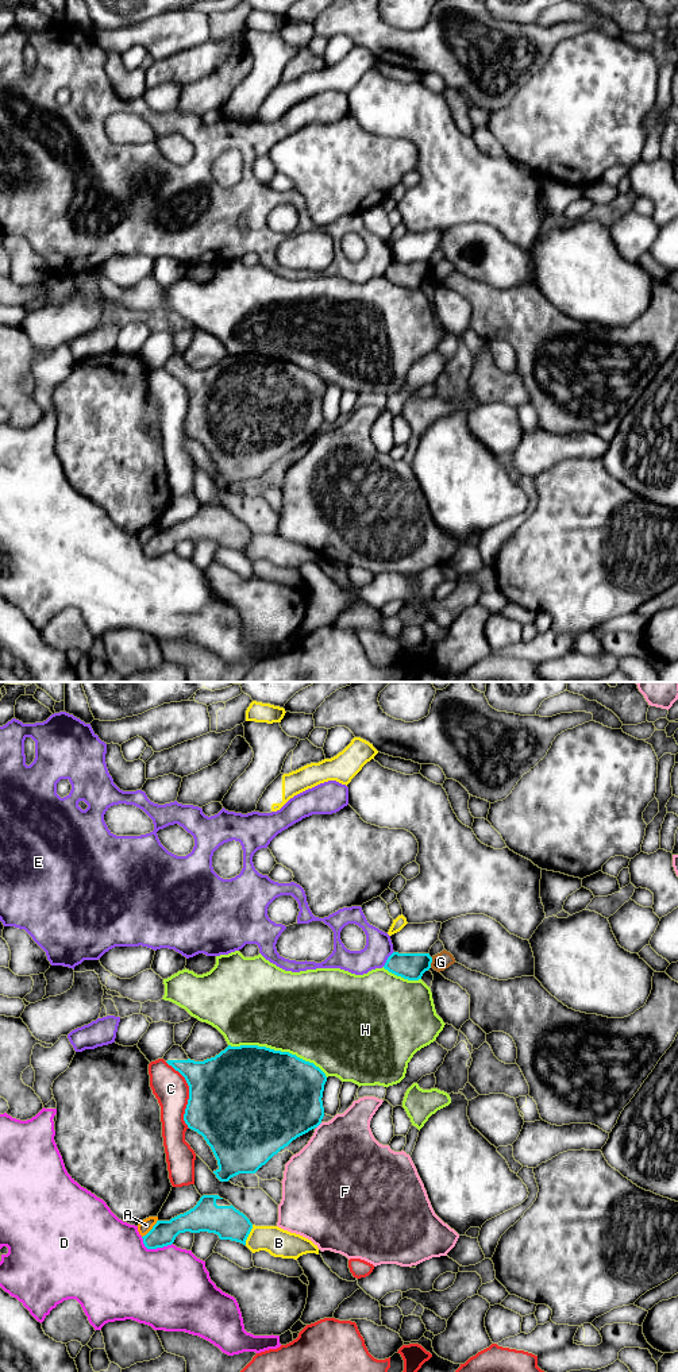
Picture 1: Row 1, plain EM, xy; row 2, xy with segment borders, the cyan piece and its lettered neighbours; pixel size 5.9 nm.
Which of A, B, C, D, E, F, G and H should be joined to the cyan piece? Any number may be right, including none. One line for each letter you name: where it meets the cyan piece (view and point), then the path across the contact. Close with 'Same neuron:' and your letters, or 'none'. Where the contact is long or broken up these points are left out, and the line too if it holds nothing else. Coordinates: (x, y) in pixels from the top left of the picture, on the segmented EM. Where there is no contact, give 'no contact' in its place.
Same neuron: none

